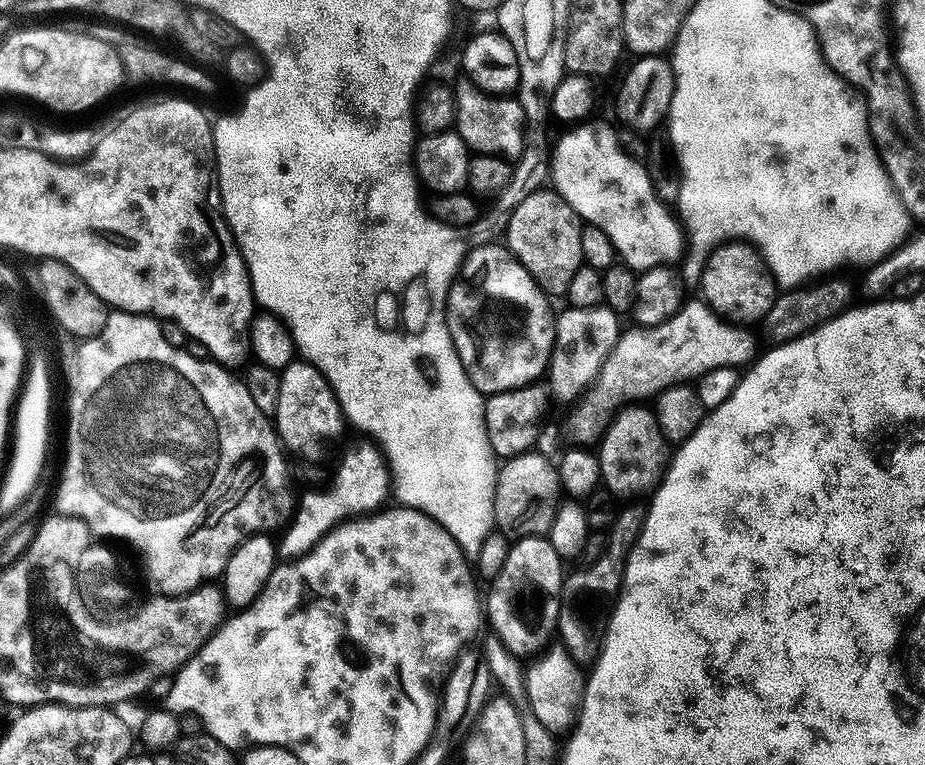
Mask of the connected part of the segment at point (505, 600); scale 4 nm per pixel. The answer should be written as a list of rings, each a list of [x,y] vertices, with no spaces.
[[[527,536],[516,540],[506,554],[506,566],[491,581],[489,592],[486,592],[486,620],[491,631],[500,639],[506,650],[517,658],[535,657],[549,647],[554,633],[557,631],[556,619],[560,616],[560,601],[564,590],[566,575],[565,561],[554,550],[554,546],[543,536]]]

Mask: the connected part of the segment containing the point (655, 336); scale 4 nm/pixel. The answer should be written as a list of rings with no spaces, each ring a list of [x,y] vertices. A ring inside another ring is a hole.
[[[703,299],[690,300],[681,303],[679,310],[666,322],[649,328],[632,326],[629,332],[621,331],[617,335],[614,350],[606,358],[602,370],[596,375],[595,382],[575,401],[576,409],[568,416],[568,436],[572,439],[573,445],[595,445],[603,437],[604,431],[608,429],[608,424],[611,423],[614,414],[620,412],[625,406],[651,401],[672,385],[695,382],[702,374],[715,368],[730,368],[744,363],[747,365],[757,355],[756,340],[748,333],[751,331],[747,327],[729,322],[723,316],[716,315]]]

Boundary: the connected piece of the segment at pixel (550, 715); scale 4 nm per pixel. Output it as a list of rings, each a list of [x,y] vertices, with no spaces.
[[[562,646],[549,647],[532,663],[534,664],[527,665],[524,674],[525,692],[528,695],[527,709],[553,734],[571,733],[576,727],[580,710],[584,707],[586,676],[581,665],[569,656],[568,651]]]

